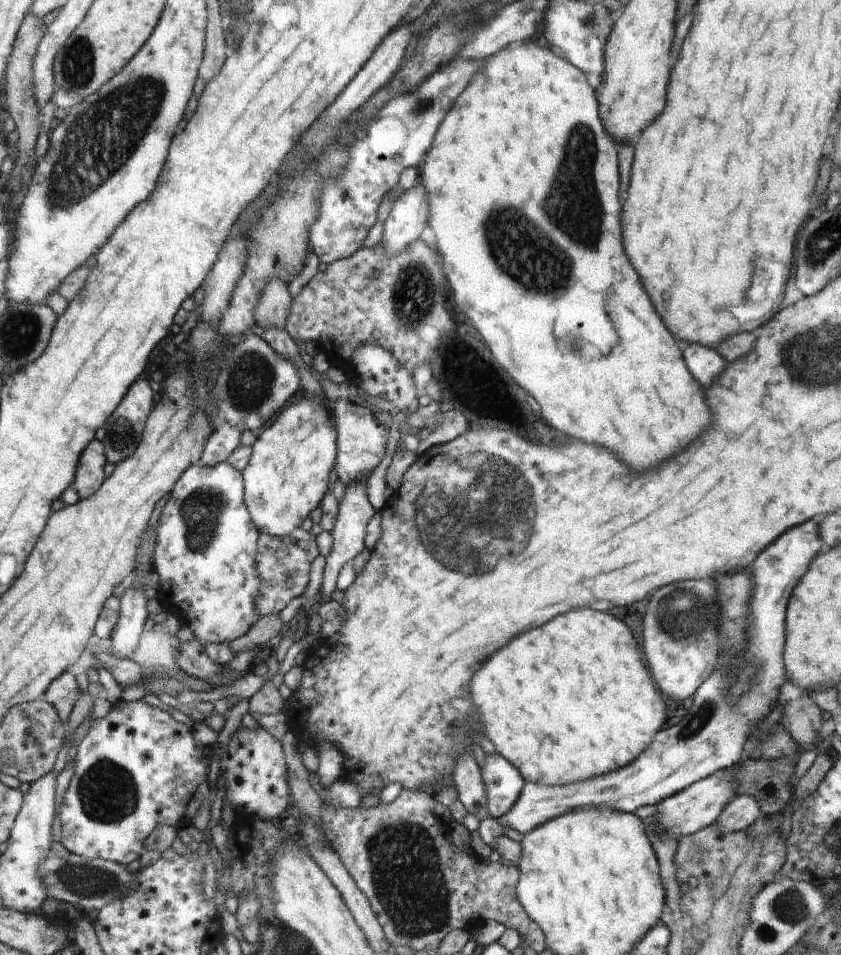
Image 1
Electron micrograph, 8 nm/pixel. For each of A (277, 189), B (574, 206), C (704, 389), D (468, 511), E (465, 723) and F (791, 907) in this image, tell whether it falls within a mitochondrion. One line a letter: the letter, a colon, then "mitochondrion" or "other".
A: other
B: mitochondrion
C: other
D: mitochondrion
E: mitochondrion
F: mitochondrion

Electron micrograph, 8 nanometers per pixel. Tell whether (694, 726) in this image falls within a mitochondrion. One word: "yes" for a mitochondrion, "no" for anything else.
yes

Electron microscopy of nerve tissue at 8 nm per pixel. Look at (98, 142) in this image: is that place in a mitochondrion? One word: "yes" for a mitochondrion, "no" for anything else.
yes

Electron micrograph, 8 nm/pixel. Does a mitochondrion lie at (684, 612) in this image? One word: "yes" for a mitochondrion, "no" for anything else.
yes

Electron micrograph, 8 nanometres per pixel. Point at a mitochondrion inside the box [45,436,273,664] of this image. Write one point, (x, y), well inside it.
(201, 511)

